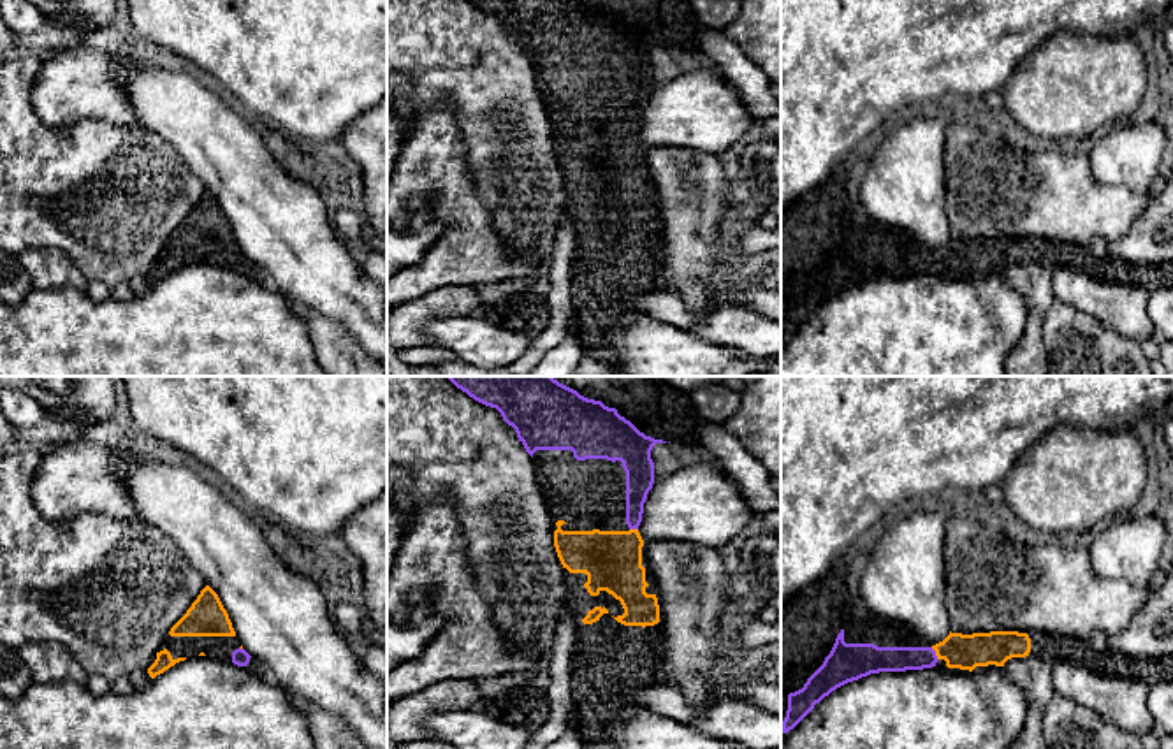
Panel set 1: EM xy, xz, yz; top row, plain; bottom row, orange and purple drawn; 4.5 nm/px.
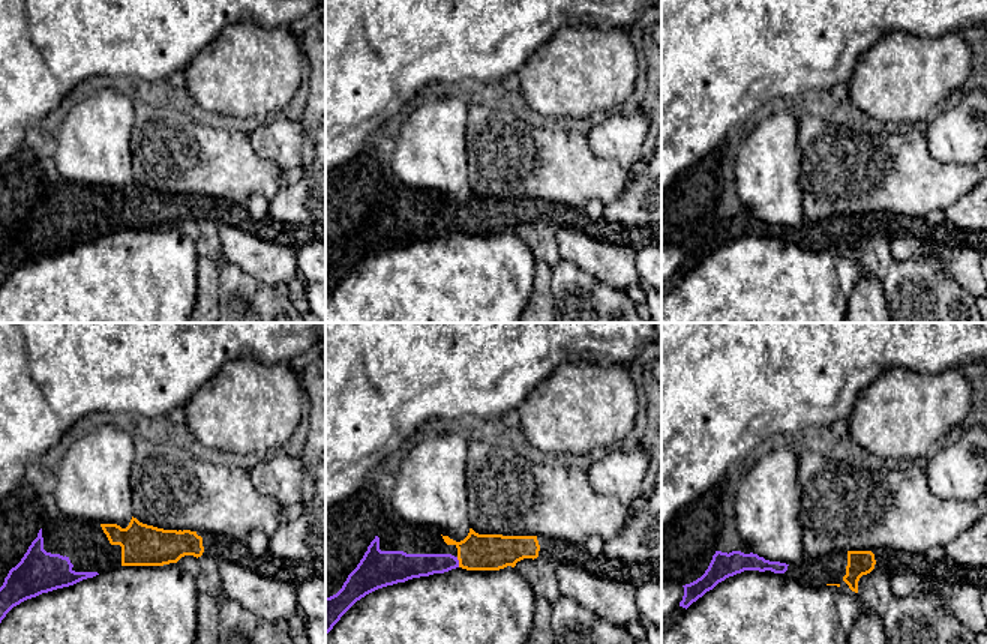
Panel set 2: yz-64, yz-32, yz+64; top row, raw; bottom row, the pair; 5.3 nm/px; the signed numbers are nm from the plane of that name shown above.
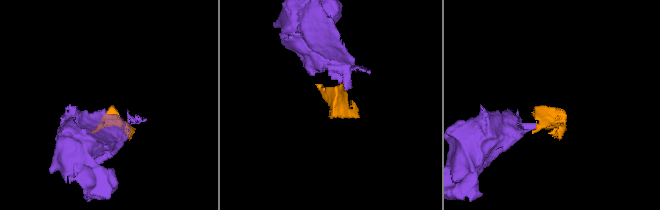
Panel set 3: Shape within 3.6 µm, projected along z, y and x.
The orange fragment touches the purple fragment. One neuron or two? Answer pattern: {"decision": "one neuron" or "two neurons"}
{"decision": "one neuron"}

